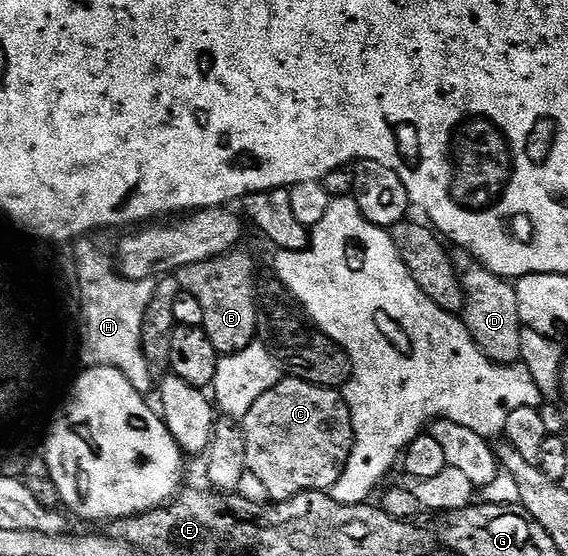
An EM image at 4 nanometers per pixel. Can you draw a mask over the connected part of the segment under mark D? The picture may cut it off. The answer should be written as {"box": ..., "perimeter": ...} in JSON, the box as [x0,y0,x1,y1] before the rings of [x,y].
{"box":[452,250,522,365],"perimeter":[[[457,250],[452,255],[452,263],[460,277],[460,289],[464,292],[462,322],[470,337],[487,359],[495,363],[511,365],[520,358],[520,332],[522,324],[518,313],[518,297],[515,286],[503,275],[495,275],[472,258],[467,251]]]}

